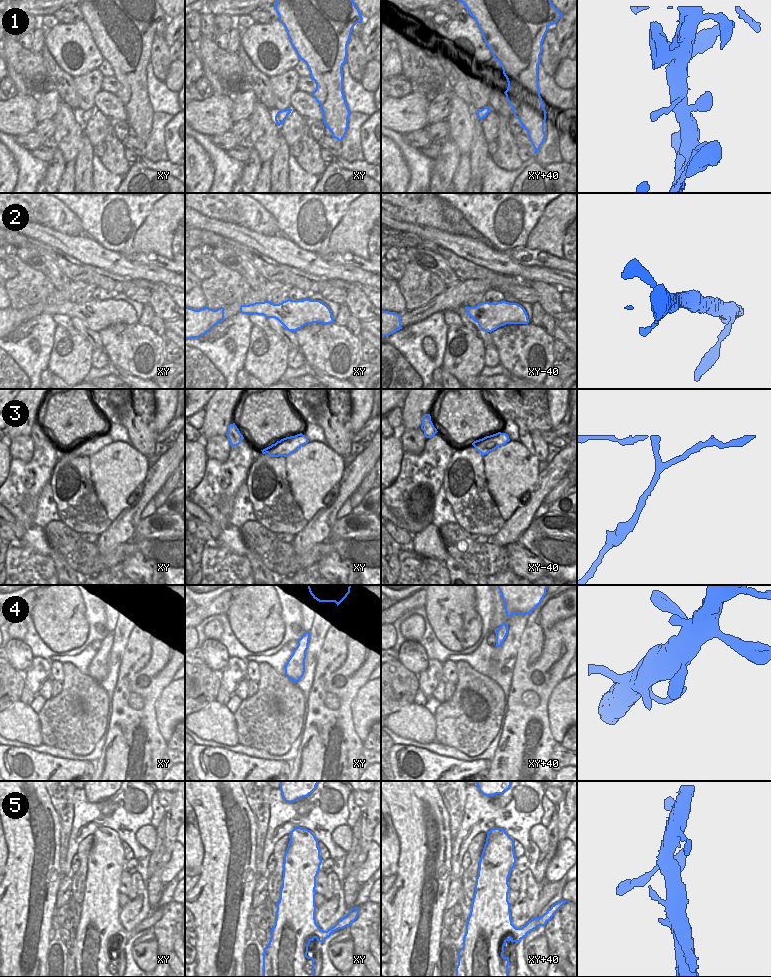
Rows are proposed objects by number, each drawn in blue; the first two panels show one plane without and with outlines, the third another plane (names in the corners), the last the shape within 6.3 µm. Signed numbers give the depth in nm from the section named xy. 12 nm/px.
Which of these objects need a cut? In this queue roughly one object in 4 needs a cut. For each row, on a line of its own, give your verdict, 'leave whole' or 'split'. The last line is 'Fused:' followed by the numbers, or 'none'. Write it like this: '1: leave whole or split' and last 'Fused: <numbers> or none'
1: leave whole
2: leave whole
3: split
4: leave whole
5: leave whole
Fused: 3

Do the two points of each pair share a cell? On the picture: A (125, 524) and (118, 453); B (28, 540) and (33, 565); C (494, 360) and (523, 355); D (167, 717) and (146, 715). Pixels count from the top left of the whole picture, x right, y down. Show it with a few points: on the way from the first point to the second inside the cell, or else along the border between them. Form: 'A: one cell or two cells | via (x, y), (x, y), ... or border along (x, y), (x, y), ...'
A: two cells | border along (141, 492), (140, 498), (112, 521)
B: two cells | border along (23, 544), (43, 555), (49, 556)
C: two cells | border along (493, 344), (500, 363)
D: two cells | border along (160, 693), (154, 708), (157, 729), (163, 738)

